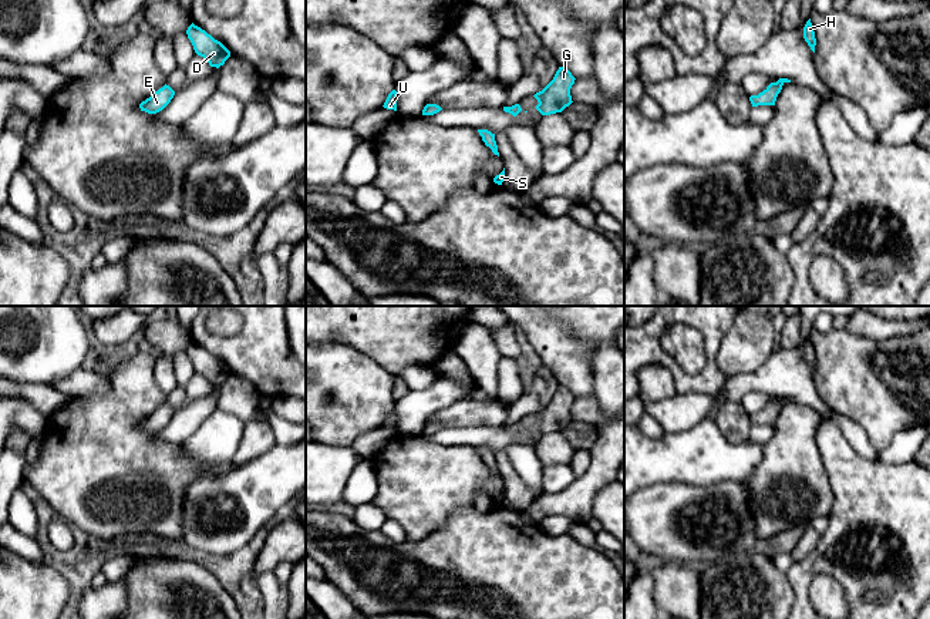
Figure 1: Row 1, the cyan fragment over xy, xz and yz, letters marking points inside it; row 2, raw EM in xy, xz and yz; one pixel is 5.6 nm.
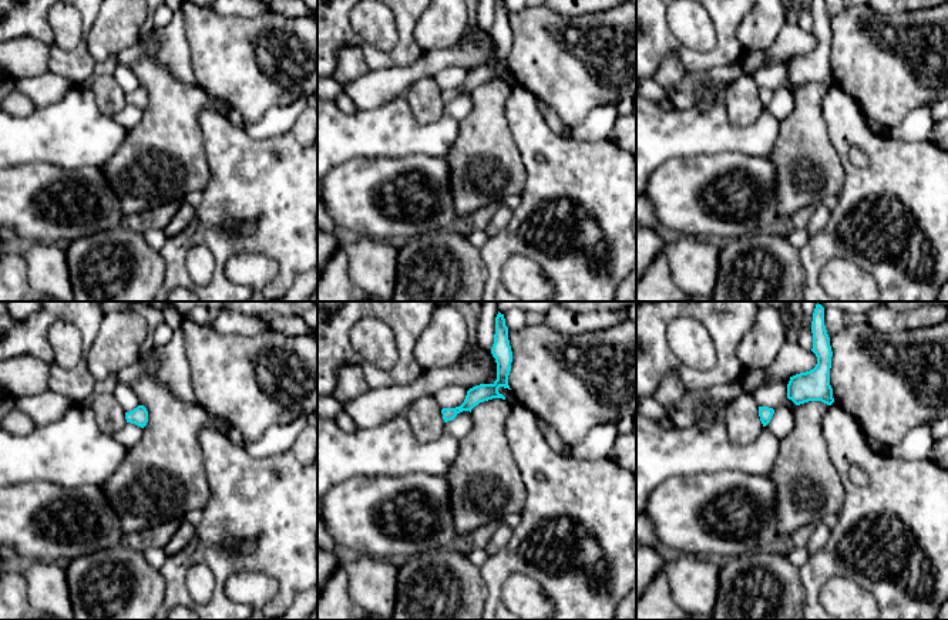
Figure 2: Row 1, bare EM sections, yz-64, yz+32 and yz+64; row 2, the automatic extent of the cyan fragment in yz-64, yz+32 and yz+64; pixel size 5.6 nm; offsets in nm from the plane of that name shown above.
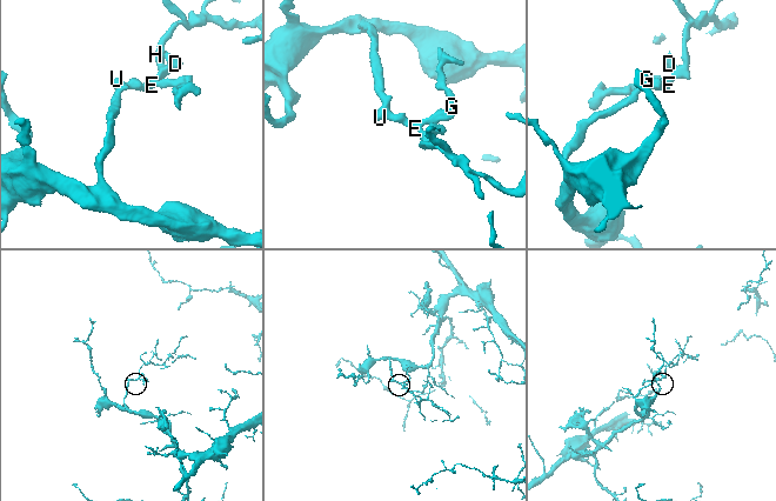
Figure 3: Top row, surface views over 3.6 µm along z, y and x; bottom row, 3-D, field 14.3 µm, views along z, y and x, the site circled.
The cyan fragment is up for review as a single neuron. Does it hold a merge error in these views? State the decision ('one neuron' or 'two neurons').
one neuron

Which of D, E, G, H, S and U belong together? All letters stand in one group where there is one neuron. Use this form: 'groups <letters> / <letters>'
groups D E G H S U

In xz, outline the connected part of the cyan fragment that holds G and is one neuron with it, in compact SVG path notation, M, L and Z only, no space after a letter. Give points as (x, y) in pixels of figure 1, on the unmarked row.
M559 386L553 398L542 410L533 414L539 421L536 428L542 434L562 431L573 421L570 407L574 403L574 398L576 397L567 387Z

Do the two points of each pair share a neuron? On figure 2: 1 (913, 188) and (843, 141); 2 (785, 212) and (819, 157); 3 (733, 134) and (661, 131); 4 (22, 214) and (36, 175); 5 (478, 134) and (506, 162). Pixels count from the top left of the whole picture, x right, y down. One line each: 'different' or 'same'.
1: same
2: same
3: same
4: same
5: same

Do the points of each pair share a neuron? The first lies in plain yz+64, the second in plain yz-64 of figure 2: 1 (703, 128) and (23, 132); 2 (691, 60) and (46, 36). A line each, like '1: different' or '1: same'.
1: same
2: same

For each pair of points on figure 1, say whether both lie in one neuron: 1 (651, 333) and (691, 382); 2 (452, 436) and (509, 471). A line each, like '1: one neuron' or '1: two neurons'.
1: one neuron
2: two neurons

